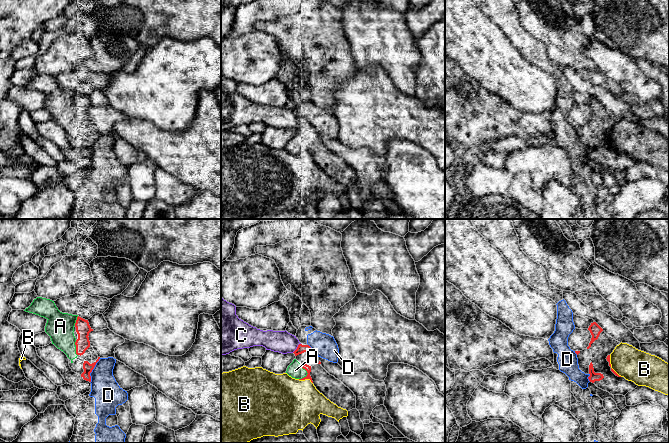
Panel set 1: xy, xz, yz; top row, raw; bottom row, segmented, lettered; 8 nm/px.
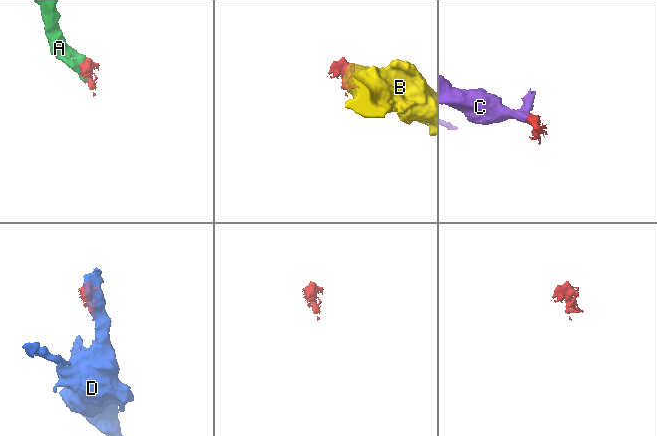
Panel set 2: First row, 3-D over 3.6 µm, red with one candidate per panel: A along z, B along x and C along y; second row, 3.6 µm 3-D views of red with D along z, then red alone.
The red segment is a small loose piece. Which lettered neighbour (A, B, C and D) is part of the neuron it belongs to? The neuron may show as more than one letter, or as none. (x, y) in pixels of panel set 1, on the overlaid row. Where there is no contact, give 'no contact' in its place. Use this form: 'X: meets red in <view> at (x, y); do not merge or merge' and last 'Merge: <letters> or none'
A: meets red in xz at (307, 372); merge
B: meets red in xz at (306, 378); do not merge
C: meets red in xz at (297, 348); do not merge
D: meets red in xy at (92, 369); do not merge
Merge: A

